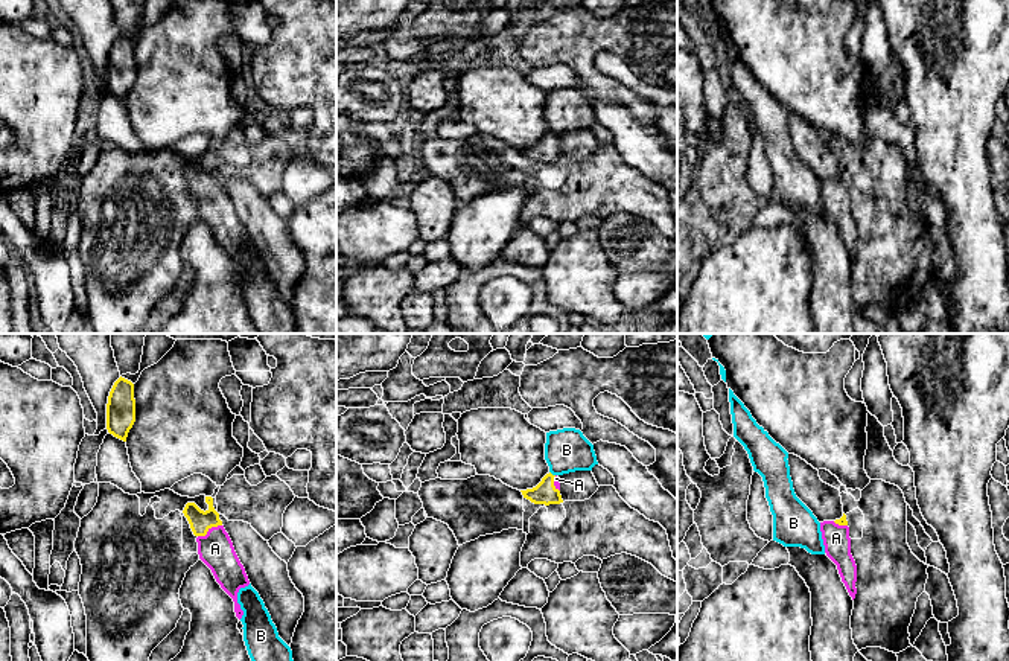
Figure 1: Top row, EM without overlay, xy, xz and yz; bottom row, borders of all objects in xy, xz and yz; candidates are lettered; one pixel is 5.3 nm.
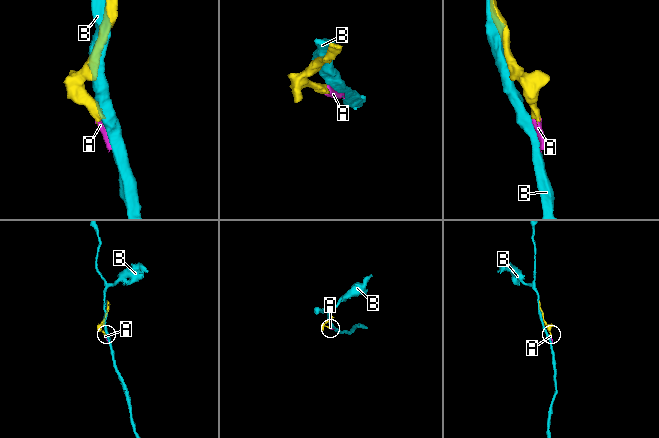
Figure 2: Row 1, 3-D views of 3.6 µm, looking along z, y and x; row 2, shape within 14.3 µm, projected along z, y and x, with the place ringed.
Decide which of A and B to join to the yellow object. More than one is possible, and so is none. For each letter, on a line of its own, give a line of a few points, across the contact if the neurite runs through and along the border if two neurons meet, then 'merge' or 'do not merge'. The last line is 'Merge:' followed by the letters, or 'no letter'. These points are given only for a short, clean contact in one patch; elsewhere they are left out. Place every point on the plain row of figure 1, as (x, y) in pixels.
A: line xy (200, 180), (207, 189), (215, 207); merge
B: do not merge
Merge: A

